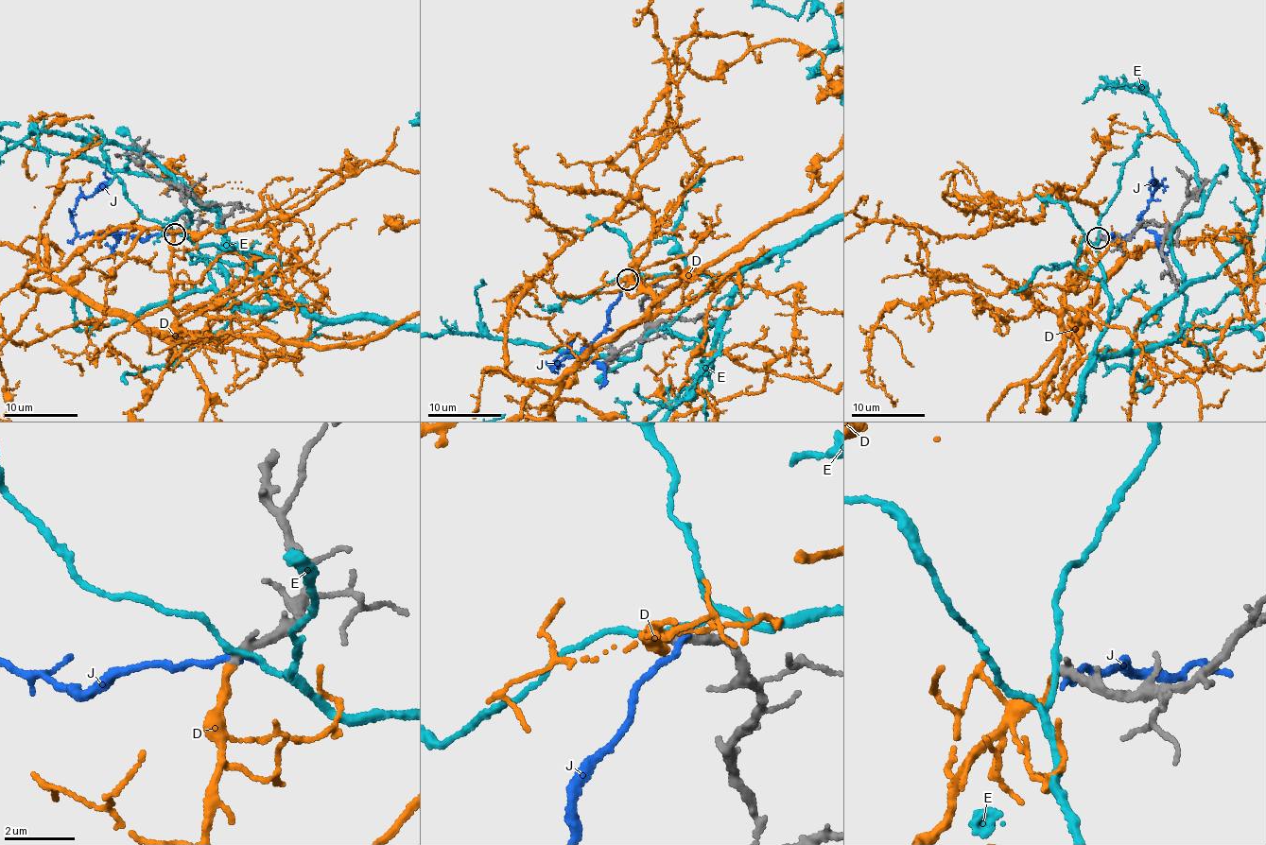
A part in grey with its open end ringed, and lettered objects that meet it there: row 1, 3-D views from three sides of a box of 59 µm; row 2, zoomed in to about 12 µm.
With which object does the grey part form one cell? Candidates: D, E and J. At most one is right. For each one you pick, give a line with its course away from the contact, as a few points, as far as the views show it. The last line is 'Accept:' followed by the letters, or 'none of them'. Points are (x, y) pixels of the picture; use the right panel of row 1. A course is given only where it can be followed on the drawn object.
Accept: D

